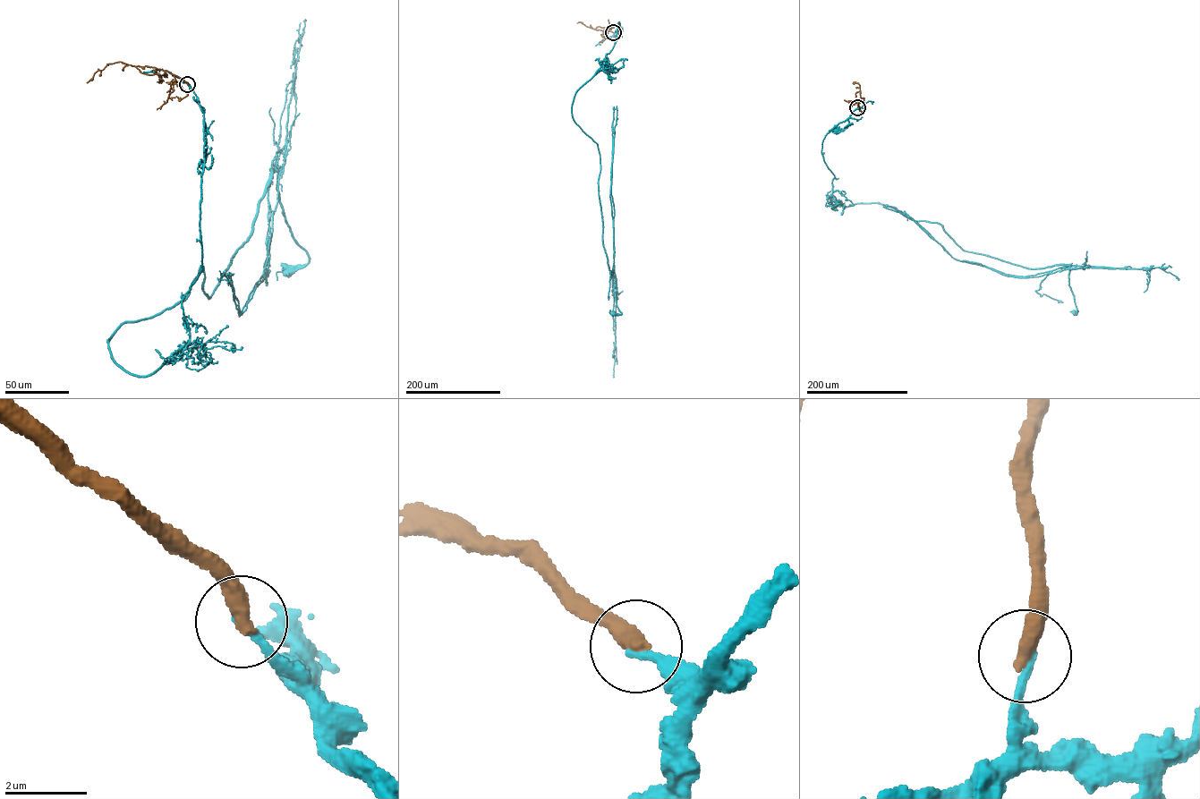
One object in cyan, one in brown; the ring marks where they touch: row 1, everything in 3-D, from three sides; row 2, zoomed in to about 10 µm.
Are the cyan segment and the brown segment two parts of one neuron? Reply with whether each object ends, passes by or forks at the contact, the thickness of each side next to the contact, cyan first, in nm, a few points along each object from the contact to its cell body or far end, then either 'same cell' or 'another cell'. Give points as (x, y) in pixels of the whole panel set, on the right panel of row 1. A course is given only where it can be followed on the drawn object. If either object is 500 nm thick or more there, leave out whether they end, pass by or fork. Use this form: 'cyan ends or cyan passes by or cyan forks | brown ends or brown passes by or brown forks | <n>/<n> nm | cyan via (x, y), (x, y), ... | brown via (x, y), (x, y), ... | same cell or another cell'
cyan ends | brown ends | 200/440 nm | cyan via (857, 107), (822, 143), (835, 201), (893, 207), (939, 223), (964, 250), (1026, 267), (1066, 264), (1075, 313) | brown via (857, 107), (860, 85), (853, 83) | another cell

